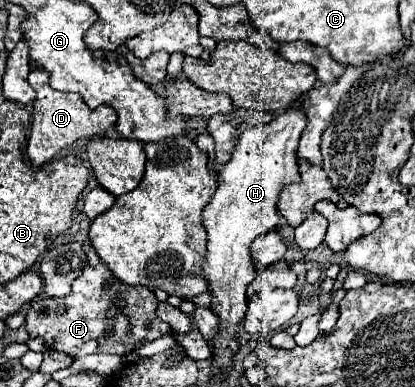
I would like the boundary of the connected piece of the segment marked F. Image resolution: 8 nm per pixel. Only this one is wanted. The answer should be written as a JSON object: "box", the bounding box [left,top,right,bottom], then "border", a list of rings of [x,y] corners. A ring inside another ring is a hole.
{"box":[25,263,171,357],"border":[[[99,263],[97,267],[85,267],[83,273],[73,281],[73,289],[67,297],[39,297],[31,303],[31,309],[27,311],[25,327],[31,337],[41,337],[45,345],[53,351],[67,353],[69,357],[85,357],[91,353],[115,353],[115,355],[125,356],[131,353],[131,349],[145,341],[159,339],[163,335],[171,333],[171,327],[163,323],[155,315],[155,293],[143,285],[137,287],[119,287],[115,283],[115,275],[109,271],[105,263]]]}

